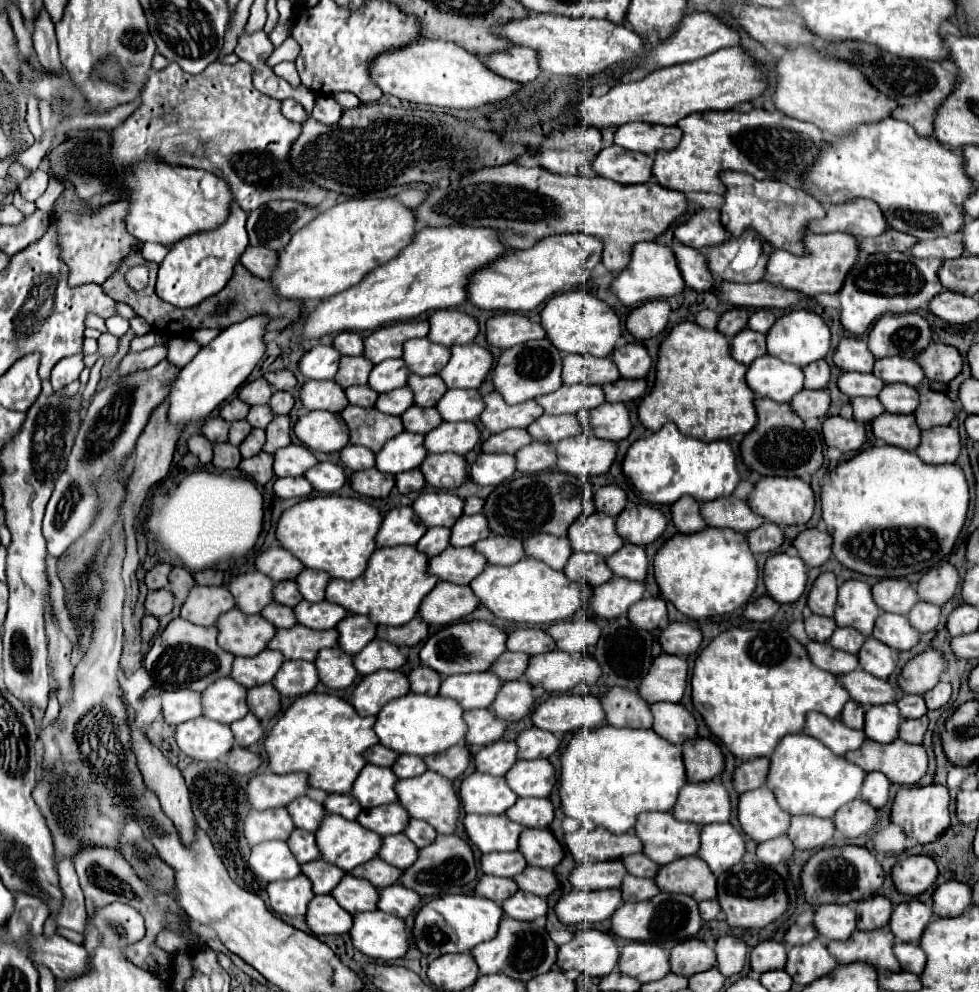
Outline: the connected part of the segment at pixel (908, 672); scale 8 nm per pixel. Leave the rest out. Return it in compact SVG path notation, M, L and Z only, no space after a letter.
M924 650L922 654L918 654L916 658L912 658L900 674L900 686L906 694L920 694L924 696L924 692L932 690L938 682L940 676L948 670L948 662L944 658L944 654L940 654L938 650Z

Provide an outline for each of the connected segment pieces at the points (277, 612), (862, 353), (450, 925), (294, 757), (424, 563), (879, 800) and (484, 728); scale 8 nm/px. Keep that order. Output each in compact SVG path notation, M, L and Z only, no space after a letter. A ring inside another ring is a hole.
M278 602L268 604L268 608L264 608L262 616L266 620L270 620L276 628L292 628L292 626L298 624L294 610L288 608L288 606L284 606L284 604L278 604Z
M844 338L836 348L834 362L846 372L872 372L876 358L864 338Z
M452 894L452 896L442 896L424 904L416 914L412 934L414 934L416 946L428 956L428 960L434 960L442 954L466 952L478 946L480 942L492 940L498 932L498 924L502 916L504 916L502 906L488 898Z
M306 694L280 716L264 746L268 752L268 768L274 774L308 772L310 786L326 792L350 794L360 770L368 764L364 754L370 746L378 744L374 732L376 718L362 718L354 706L332 694Z
M416 546L378 548L370 558L364 576L356 580L330 580L326 588L326 600L344 606L352 614L366 614L376 624L408 624L418 614L422 600L438 584L438 578L428 574L428 560L430 558L416 550Z
M880 772L866 774L866 780L864 780L864 788L862 788L860 798L864 802L872 804L874 808L886 806L888 800L890 800L890 780L884 774L880 774Z
M470 710L464 714L464 720L468 724L466 744L486 746L500 740L506 732L504 720L498 718L492 710Z

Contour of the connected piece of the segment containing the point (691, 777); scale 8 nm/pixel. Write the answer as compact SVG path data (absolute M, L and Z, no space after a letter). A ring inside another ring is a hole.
M692 738L682 746L688 782L706 782L724 772L724 754L710 738Z

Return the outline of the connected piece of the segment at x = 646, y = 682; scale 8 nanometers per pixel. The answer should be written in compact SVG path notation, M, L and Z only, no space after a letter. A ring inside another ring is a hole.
M660 654L648 674L644 676L638 692L648 700L648 704L656 702L680 702L686 690L688 680L688 664L680 656Z

